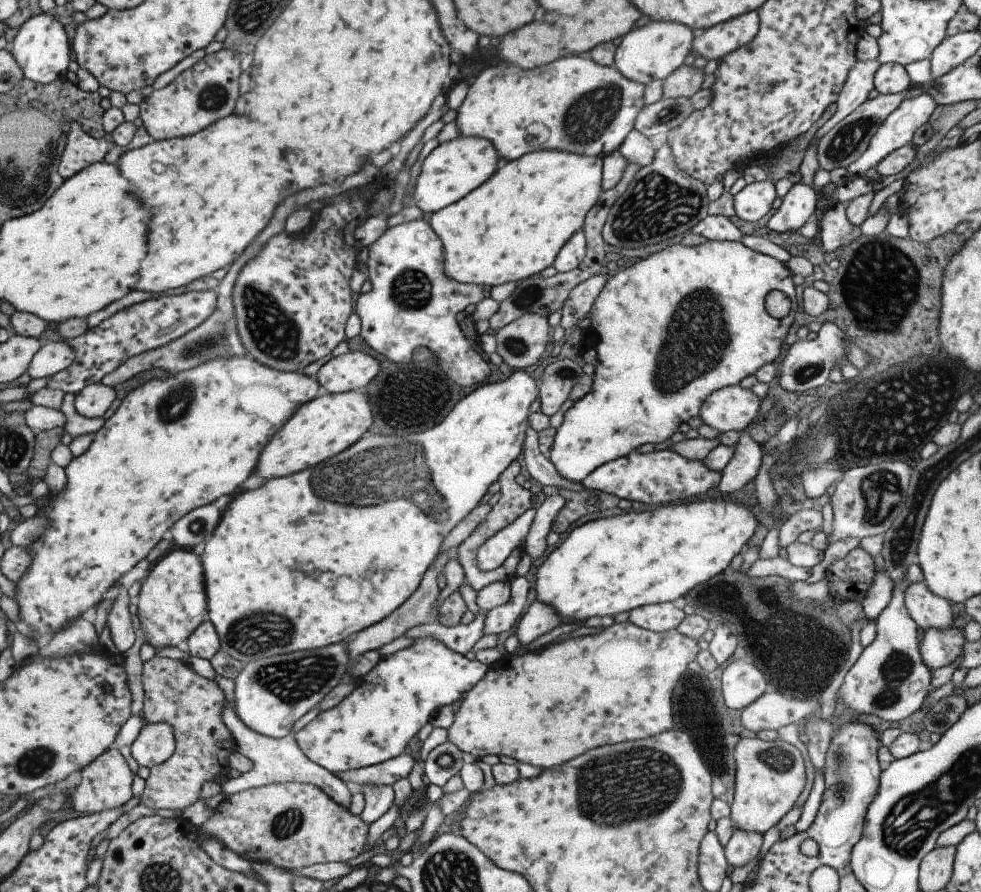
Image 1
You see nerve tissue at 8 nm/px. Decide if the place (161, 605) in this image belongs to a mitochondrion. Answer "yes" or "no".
no

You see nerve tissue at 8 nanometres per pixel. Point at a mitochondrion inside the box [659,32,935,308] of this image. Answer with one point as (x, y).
(854, 135)

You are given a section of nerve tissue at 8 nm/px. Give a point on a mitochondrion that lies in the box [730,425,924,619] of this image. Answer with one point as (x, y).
(880, 490)

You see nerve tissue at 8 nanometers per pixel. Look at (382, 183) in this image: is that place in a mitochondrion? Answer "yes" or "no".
no

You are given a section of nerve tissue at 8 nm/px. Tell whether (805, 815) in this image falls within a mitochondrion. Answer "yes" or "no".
no

